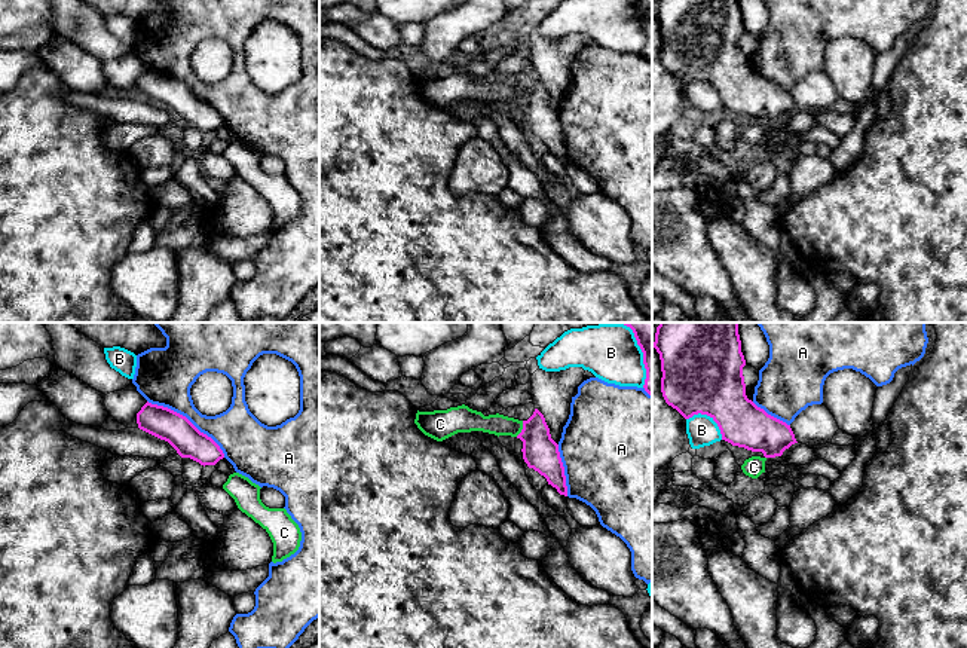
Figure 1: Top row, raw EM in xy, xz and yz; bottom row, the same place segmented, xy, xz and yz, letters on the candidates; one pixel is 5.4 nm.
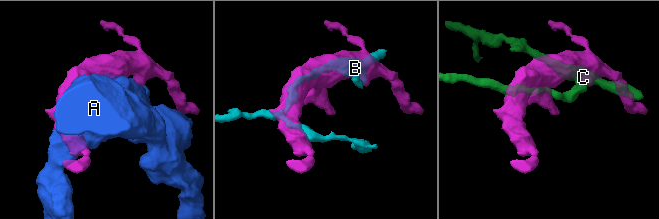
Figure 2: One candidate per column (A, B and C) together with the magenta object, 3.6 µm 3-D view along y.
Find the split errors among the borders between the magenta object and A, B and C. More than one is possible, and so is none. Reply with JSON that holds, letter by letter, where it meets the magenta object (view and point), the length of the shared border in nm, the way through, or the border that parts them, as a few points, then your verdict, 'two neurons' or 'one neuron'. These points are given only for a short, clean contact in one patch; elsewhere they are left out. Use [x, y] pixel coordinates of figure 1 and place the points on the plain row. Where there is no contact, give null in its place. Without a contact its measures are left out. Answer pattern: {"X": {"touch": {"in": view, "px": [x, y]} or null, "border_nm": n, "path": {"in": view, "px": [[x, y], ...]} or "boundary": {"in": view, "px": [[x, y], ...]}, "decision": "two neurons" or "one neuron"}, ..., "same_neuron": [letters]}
{"A": {"touch": {"in": "xy", "px": [187, 86]}, "border_nm": 500, "decision": "two neurons"}, "B": {"touch": {"in": "yz", "px": [709, 82]}, "border_nm": 240, "decision": "two neurons"}, "C": {"touch": {"in": "xz", "px": [523, 95]}, "border_nm": 100, "boundary": {"in": "xz", "px": [[523, 88], [523, 95], [516, 103]]}, "decision": "two neurons"}, "same_neuron": []}

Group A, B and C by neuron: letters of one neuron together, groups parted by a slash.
A / B / C

